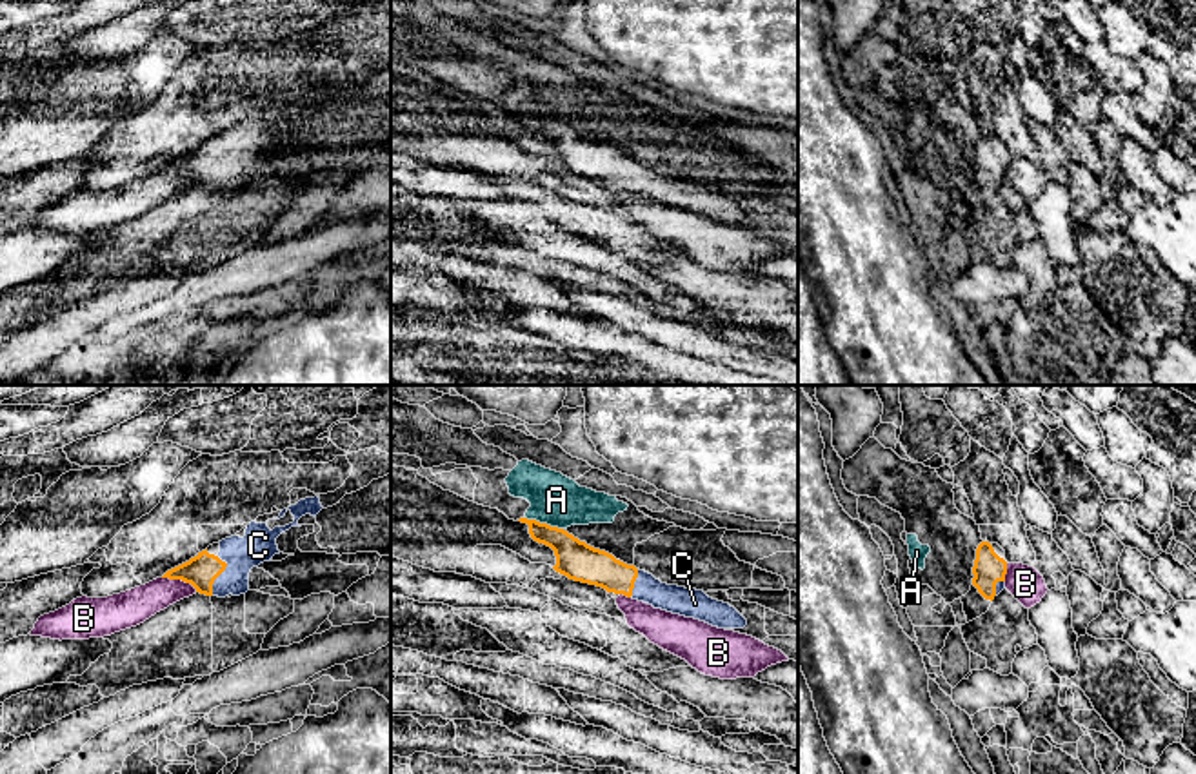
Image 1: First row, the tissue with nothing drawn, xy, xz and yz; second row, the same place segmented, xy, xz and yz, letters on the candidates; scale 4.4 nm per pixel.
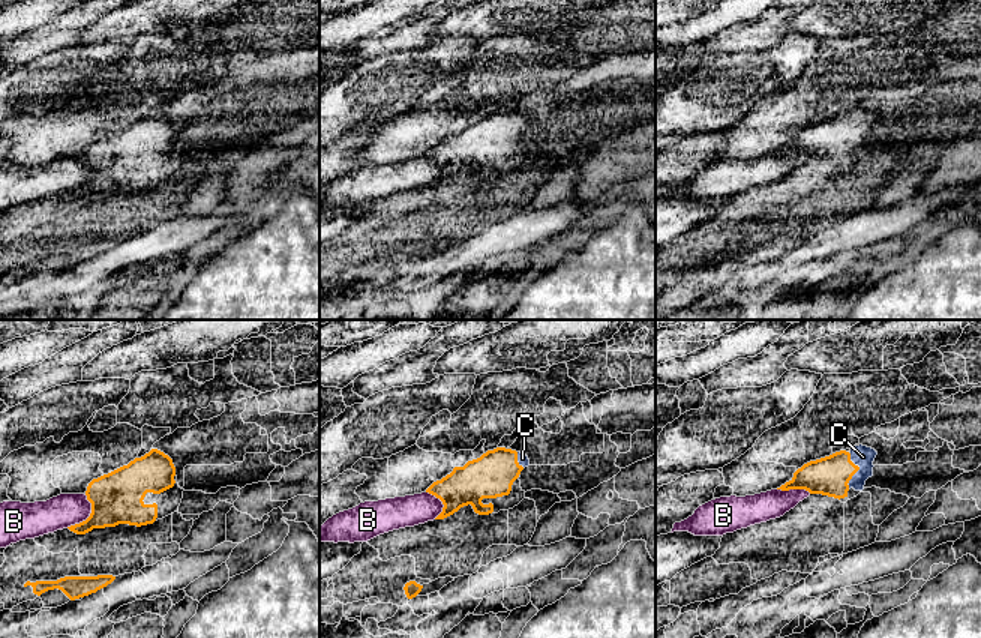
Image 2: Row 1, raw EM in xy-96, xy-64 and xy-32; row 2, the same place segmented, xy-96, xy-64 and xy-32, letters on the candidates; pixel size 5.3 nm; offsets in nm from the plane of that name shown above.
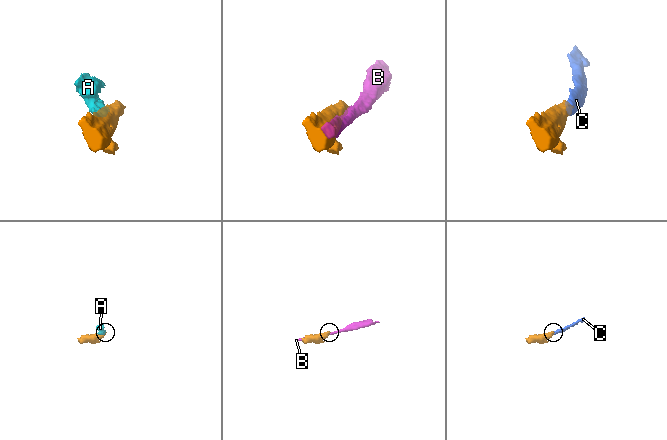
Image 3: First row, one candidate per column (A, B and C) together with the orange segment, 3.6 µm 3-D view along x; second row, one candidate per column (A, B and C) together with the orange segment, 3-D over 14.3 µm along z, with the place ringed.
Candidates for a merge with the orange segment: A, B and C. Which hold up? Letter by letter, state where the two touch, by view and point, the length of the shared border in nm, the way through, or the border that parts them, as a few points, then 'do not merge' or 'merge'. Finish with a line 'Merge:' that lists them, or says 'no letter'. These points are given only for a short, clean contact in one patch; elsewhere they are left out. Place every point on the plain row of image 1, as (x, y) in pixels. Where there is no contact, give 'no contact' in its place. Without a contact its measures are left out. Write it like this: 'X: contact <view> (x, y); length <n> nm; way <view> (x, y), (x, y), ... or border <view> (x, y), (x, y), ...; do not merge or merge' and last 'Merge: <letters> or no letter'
A: contact xz (544, 117); length 190 nm; do not merge
B: contact xy (180, 171); length 170 nm; do not merge
C: contact xy (219, 168); length 180 nm; way xy (200, 164), (219, 168), (259, 138); merge
Merge: C

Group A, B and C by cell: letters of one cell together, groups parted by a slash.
A / B / C

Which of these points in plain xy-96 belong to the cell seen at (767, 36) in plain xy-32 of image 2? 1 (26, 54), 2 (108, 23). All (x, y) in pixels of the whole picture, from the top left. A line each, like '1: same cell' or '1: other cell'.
1: same cell
2: other cell

